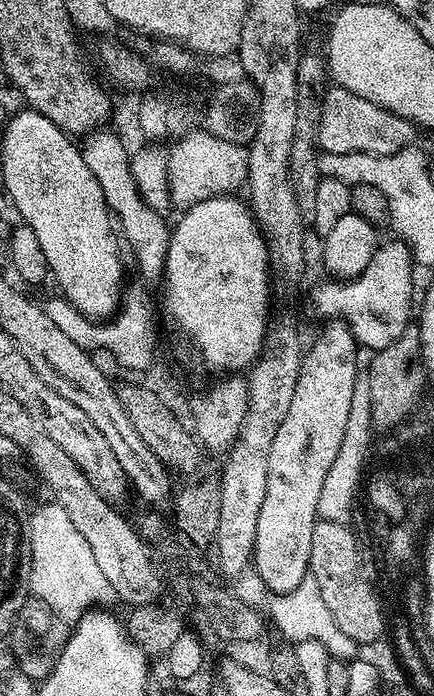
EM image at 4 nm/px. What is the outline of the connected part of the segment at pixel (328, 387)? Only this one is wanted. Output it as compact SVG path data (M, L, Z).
M332 322L328 329L313 342L307 345L300 362L300 373L298 374L298 386L294 386L294 398L290 398L290 410L286 410L286 418L282 418L282 426L278 426L278 434L274 434L274 443L270 445L270 462L266 462L266 498L262 498L262 510L258 514L258 534L254 534L254 550L252 551L251 567L256 568L260 580L269 588L269 593L279 594L282 592L293 592L296 587L306 578L309 573L310 562L310 534L314 534L314 526L318 519L318 497L322 494L322 482L326 482L326 474L330 474L330 465L338 454L338 446L342 446L342 434L346 434L346 421L350 418L350 402L354 398L354 386L358 379L356 373L356 351L358 345L347 324L343 322Z

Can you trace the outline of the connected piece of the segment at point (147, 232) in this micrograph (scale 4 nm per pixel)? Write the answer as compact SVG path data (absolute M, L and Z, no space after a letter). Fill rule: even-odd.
M108 130L87 133L83 137L80 153L86 166L90 166L90 174L98 178L98 186L102 186L108 211L112 213L127 247L128 244L132 247L132 256L136 259L137 270L140 271L139 279L144 282L159 281L164 275L166 250L172 237L169 221L164 221L165 217L143 200L135 184L134 174L131 173L129 150L124 149L123 142L114 133L104 131Z

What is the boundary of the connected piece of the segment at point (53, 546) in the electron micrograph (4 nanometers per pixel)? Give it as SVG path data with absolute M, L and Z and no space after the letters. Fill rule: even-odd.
M55 502L31 509L26 520L26 539L28 541L28 591L35 599L50 606L65 624L72 626L99 600L111 597L113 591L106 582L106 574L98 570L98 561L90 551L86 538L78 534L70 514Z

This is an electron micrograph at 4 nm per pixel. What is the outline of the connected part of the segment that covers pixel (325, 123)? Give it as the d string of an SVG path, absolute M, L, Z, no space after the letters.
M332 86L332 89L329 87L322 97L321 122L318 126L316 142L324 152L390 155L403 148L413 147L417 143L417 125L350 90Z

